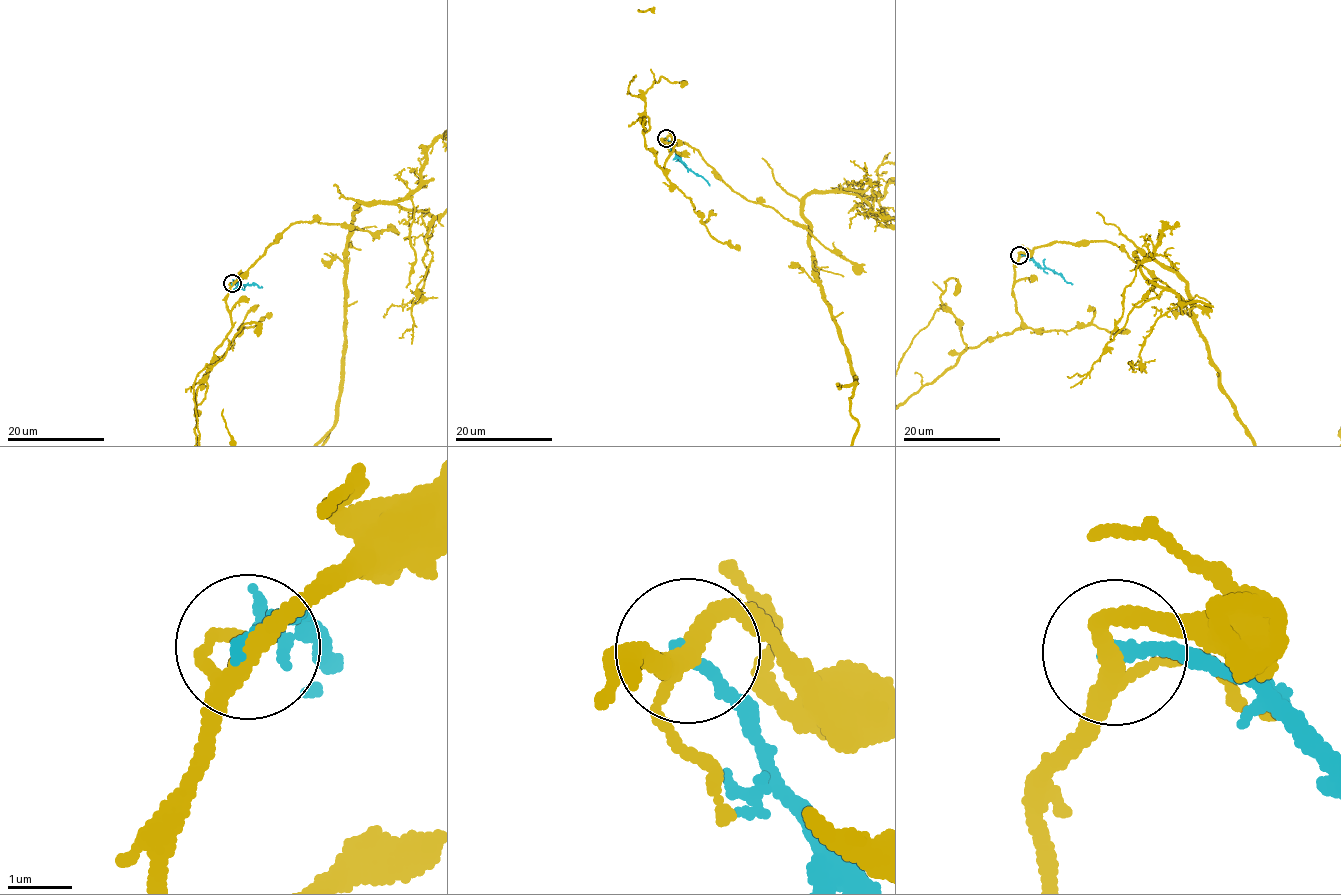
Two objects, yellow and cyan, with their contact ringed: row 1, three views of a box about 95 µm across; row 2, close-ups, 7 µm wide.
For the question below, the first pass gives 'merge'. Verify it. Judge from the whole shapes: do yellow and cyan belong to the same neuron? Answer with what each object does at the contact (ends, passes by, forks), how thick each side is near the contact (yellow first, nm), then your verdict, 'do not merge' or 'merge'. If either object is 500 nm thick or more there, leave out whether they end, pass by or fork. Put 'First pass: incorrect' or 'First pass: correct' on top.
First pass: incorrect
yellow forks there; cyan ends there; 240 nm thick on the yellow side, 220 nm on the other; do not merge

